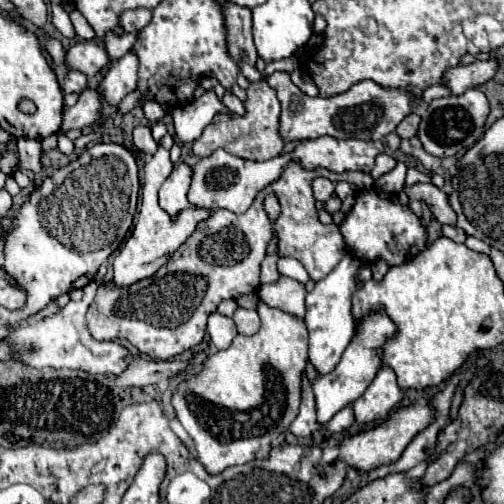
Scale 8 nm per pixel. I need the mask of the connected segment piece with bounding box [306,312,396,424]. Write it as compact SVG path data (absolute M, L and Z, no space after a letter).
M374 312L374 314L366 316L360 322L358 334L352 338L352 342L348 344L346 352L342 354L342 360L338 362L338 366L332 372L318 374L316 368L308 361L306 365L306 378L312 384L314 398L318 398L316 410L318 410L318 422L320 424L326 424L336 412L340 412L344 406L352 404L354 400L358 400L364 394L364 390L370 386L370 382L374 380L374 376L376 376L378 368L380 368L380 346L394 332L396 332L396 326L392 324L392 320L384 312Z

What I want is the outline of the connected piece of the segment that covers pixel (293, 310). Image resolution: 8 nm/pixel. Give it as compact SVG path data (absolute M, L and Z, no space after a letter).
M280 276L276 282L264 284L258 294L268 306L284 310L286 314L292 314L296 318L304 318L306 288L298 280L293 280L288 276Z

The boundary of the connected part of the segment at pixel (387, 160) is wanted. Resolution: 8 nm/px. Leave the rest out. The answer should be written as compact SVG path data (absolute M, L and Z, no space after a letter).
M380 154L380 156L376 158L376 164L374 164L370 176L372 176L374 180L378 180L378 176L386 174L386 172L392 170L396 164L397 161L393 159L392 156L388 156L388 154Z

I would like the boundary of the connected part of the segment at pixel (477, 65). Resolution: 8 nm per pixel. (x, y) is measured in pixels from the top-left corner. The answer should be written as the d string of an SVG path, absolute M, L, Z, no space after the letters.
M490 56L490 60L486 62L476 60L474 64L468 64L468 66L462 66L462 64L454 66L452 70L448 70L448 74L444 74L444 86L450 88L452 96L456 96L468 88L484 84L494 74L496 74L496 60Z

